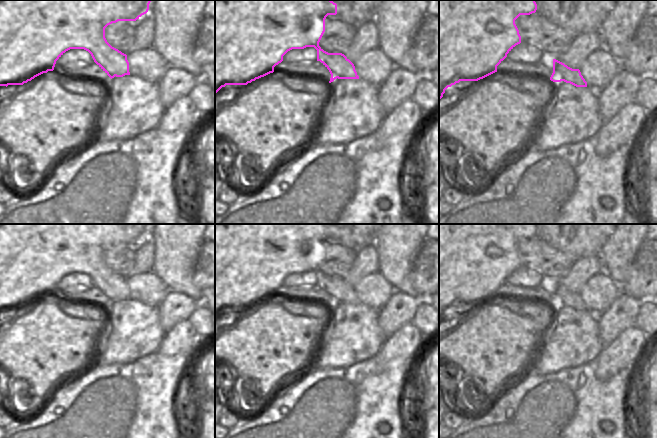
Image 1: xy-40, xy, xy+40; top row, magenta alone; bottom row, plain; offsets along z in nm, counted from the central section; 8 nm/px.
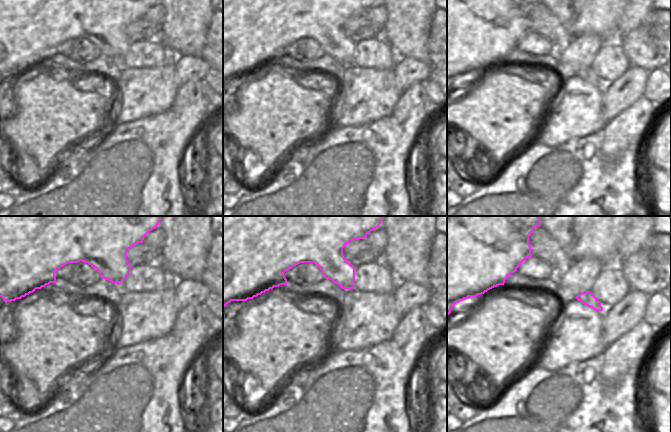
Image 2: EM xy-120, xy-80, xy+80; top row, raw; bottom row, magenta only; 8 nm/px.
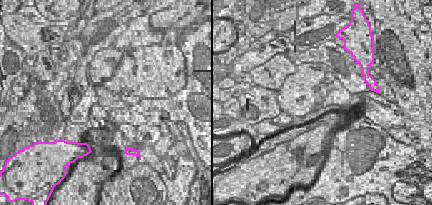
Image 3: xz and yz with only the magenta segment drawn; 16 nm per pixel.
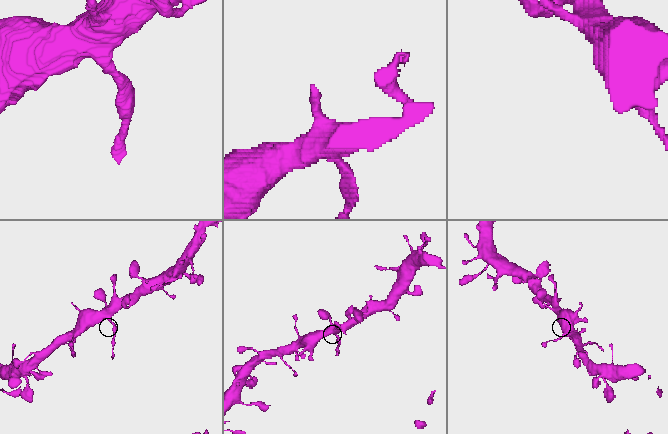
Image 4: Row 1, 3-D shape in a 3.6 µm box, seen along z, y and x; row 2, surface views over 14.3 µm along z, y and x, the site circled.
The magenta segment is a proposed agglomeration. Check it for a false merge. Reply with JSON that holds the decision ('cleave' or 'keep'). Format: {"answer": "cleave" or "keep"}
{"answer": "cleave"}

